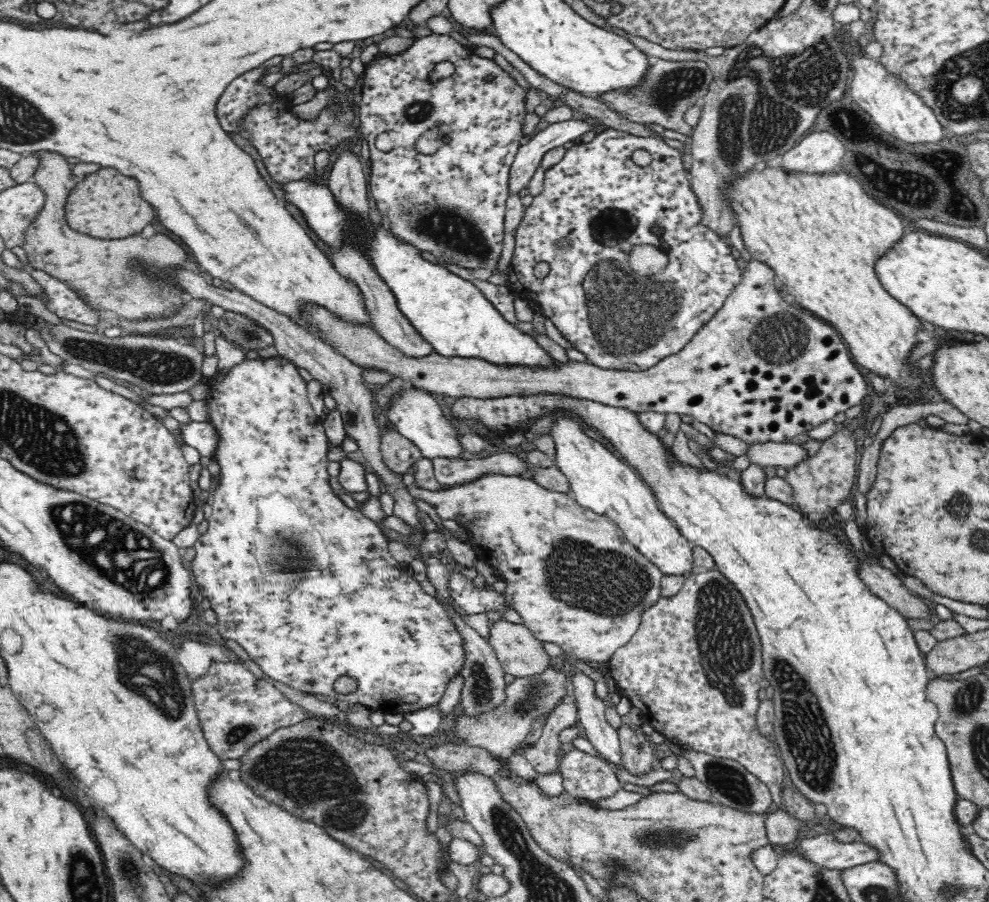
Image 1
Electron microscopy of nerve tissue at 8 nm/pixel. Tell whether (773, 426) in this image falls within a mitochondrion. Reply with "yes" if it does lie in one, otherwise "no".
no

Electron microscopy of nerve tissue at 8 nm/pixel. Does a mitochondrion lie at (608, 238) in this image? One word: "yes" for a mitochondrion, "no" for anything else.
yes

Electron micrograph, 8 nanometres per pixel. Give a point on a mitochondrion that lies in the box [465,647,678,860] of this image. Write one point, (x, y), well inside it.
(524, 705)

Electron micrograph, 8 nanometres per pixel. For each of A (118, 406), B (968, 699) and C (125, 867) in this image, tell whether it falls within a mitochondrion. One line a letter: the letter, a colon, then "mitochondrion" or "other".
A: other
B: mitochondrion
C: mitochondrion

